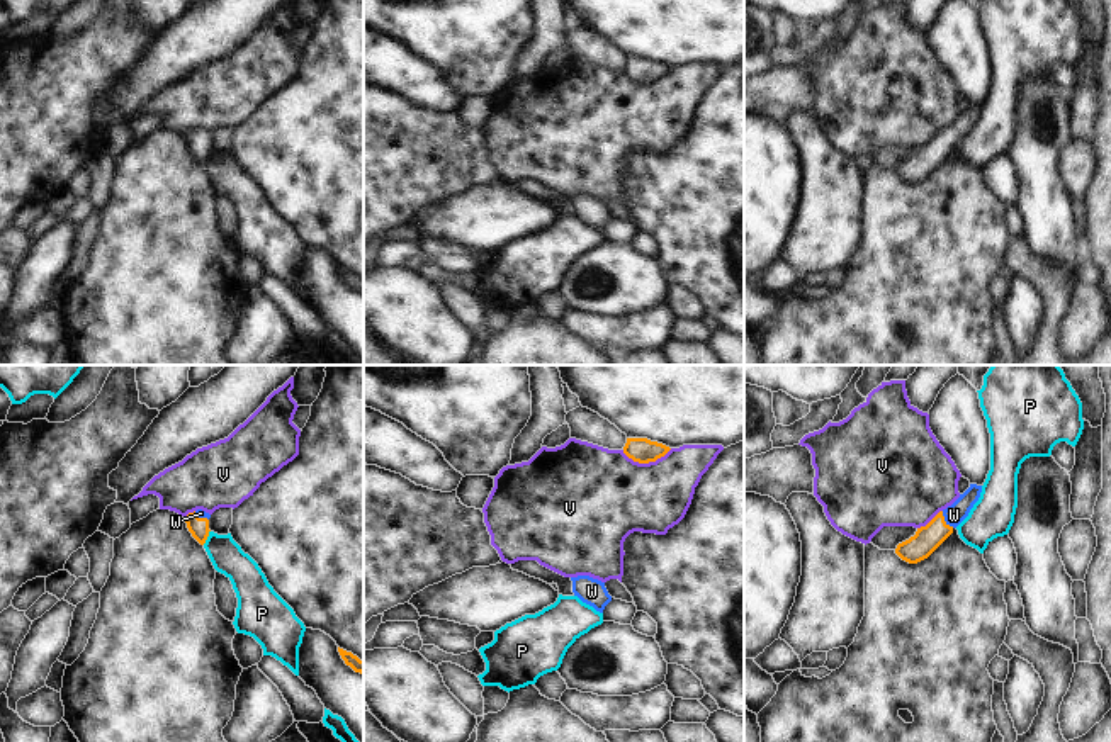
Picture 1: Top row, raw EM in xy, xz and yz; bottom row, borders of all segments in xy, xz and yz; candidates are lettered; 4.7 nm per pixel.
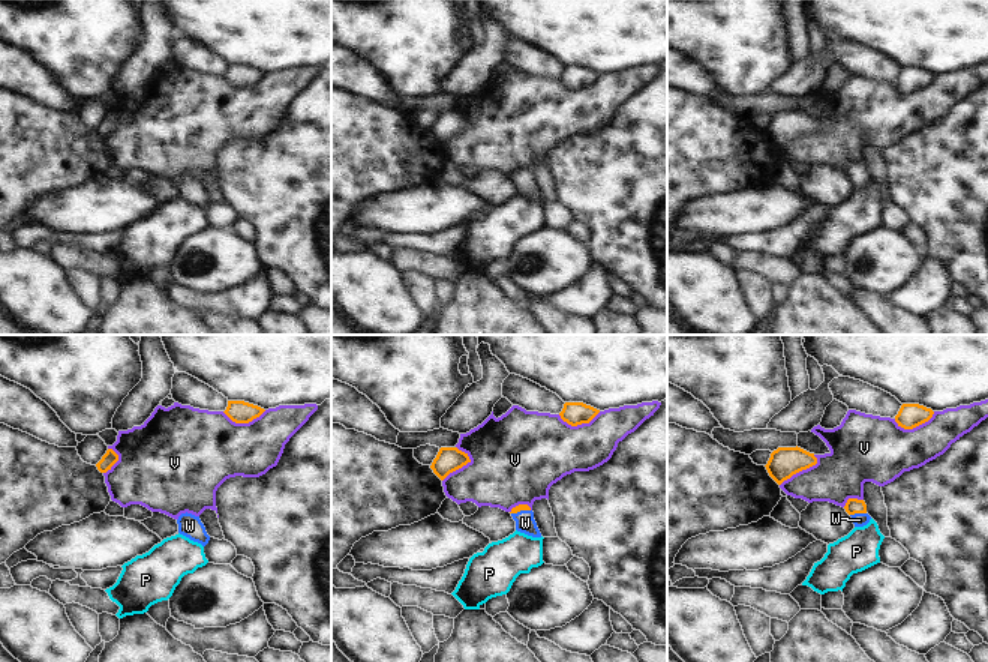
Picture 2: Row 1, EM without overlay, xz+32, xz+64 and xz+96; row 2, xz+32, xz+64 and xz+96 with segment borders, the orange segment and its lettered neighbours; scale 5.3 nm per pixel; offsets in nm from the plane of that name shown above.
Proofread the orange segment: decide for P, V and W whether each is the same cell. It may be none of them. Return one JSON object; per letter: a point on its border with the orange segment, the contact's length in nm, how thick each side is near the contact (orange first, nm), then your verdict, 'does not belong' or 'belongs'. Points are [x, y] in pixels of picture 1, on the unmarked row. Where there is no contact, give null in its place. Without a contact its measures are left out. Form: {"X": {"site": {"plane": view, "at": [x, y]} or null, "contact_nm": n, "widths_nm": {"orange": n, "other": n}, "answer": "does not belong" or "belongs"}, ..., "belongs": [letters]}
{"P": {"site": {"plane": "xy", "at": [208, 155]}, "contact_nm": 80, "widths_nm": {"orange": 100, "other": 160}, "answer": "does not belong"}, "V": {"site": {"plane": "xz", "at": [646, 82]}, "contact_nm": 240, "widths_nm": {"orange": 120, "other": 420}, "answer": "does not belong"}, "W": {"site": {"plane": "yz", "at": [943, 140]}, "contact_nm": 100, "widths_nm": {"orange": 120, "other": 100}, "answer": "belongs"}, "belongs": ["W"]}

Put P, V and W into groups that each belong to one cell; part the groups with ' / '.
P / V / W

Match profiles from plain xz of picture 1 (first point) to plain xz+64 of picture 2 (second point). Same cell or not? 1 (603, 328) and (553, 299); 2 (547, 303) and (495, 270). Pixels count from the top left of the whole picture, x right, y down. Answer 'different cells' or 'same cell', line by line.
1: same cell
2: same cell

